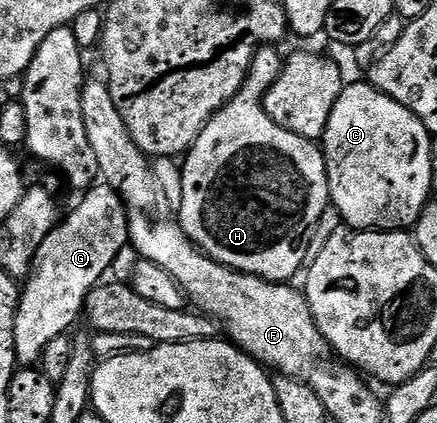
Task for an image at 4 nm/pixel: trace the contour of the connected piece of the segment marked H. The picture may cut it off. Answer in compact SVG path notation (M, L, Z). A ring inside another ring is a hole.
M265 45L256 55L256 59L250 68L250 74L240 87L240 91L230 100L223 109L211 117L208 124L200 131L196 143L190 148L189 153L185 154L182 165L182 202L178 205L177 220L180 222L182 230L186 236L198 246L202 252L206 253L213 261L219 261L222 265L227 265L229 269L236 269L239 273L251 273L253 277L263 277L265 281L276 281L279 283L289 282L290 277L294 277L303 272L312 250L310 241L314 238L314 231L322 224L327 216L326 208L331 208L330 184L328 183L328 171L326 170L326 154L315 142L304 139L292 131L284 131L280 123L272 123L272 119L266 114L266 108L262 105L262 98L270 90L270 84L278 77L278 72L282 70L284 61L280 56L279 50L272 45Z

